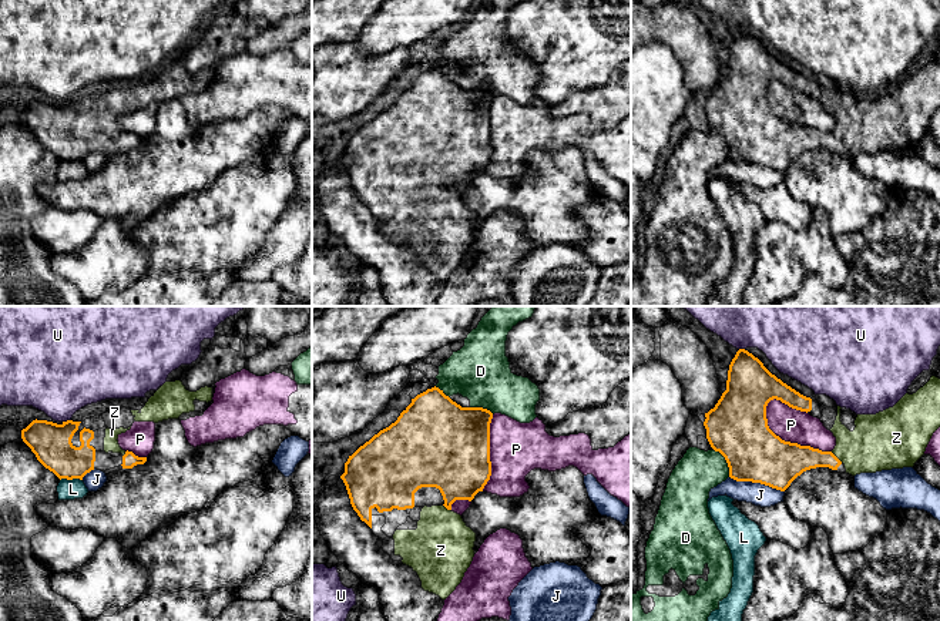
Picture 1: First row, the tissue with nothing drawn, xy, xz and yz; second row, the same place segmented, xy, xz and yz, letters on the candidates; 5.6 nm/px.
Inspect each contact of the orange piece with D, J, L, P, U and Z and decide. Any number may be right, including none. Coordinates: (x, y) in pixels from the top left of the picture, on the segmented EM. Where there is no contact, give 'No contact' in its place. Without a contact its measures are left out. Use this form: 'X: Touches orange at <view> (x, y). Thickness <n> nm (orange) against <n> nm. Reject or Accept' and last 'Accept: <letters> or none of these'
D: Touches orange at yz (727, 462). Thickness 340 nm (orange) against 240 nm. Reject
J: Touches orange at yz (756, 482). Thickness 320 nm (orange) against 130 nm. Reject
L: Touches orange at xy (70, 479). Thickness 220 nm (orange) against 110 nm. Reject
P: Touches orange at yz (788, 442). Thickness 320 nm (orange) against 190 nm. Reject
U: Touches orange at xy (67, 420). Thickness 220 nm (orange) against 420 nm. Reject
Z: Touches orange at yz (835, 456). Thickness 190 nm (orange) against 300 nm. Accept
Accept: Z

